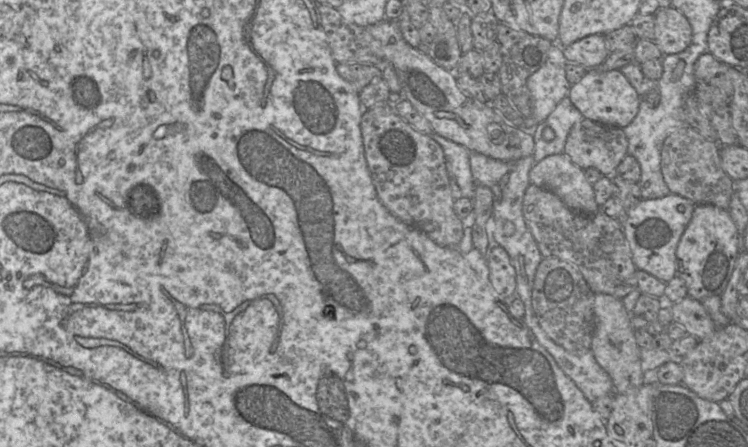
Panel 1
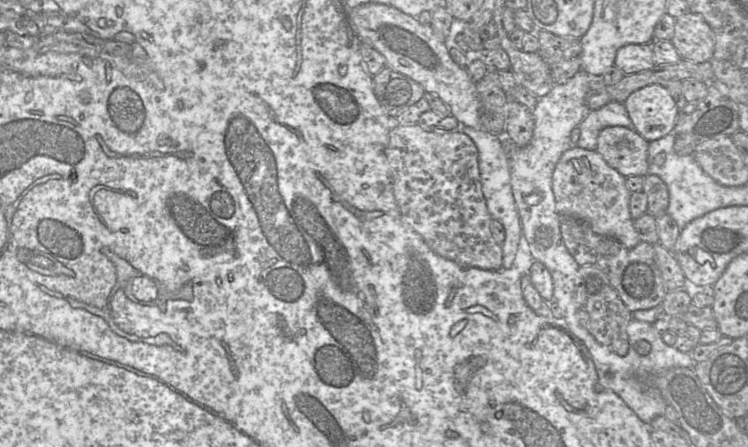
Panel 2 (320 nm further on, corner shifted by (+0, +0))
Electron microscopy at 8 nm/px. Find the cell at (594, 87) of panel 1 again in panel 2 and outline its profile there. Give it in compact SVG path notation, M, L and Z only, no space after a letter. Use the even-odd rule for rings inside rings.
M651 84L633 92L623 102L634 130L648 142L669 134L679 109L665 85Z

